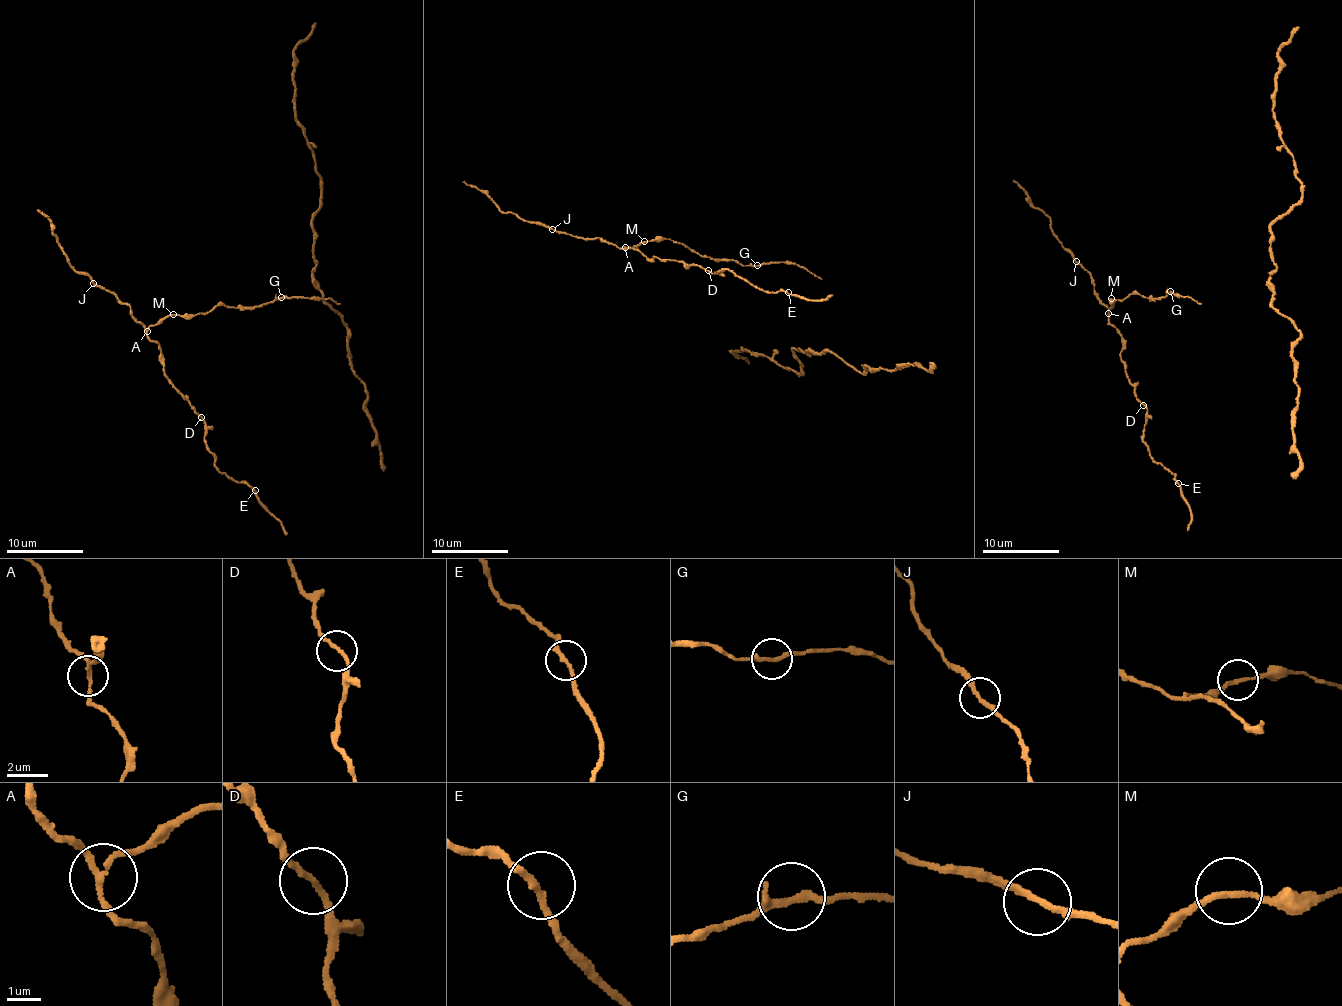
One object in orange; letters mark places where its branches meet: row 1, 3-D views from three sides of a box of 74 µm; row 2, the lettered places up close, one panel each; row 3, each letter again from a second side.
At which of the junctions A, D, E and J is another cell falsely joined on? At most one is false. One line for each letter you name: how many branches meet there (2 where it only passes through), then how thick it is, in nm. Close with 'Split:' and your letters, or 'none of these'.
A: Branches: 3. Thickness 150 nm
Split: A

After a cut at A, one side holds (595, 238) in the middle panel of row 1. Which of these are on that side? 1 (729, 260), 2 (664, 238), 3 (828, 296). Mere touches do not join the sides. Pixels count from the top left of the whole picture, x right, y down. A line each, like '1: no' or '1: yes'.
1: no
2: no
3: yes

